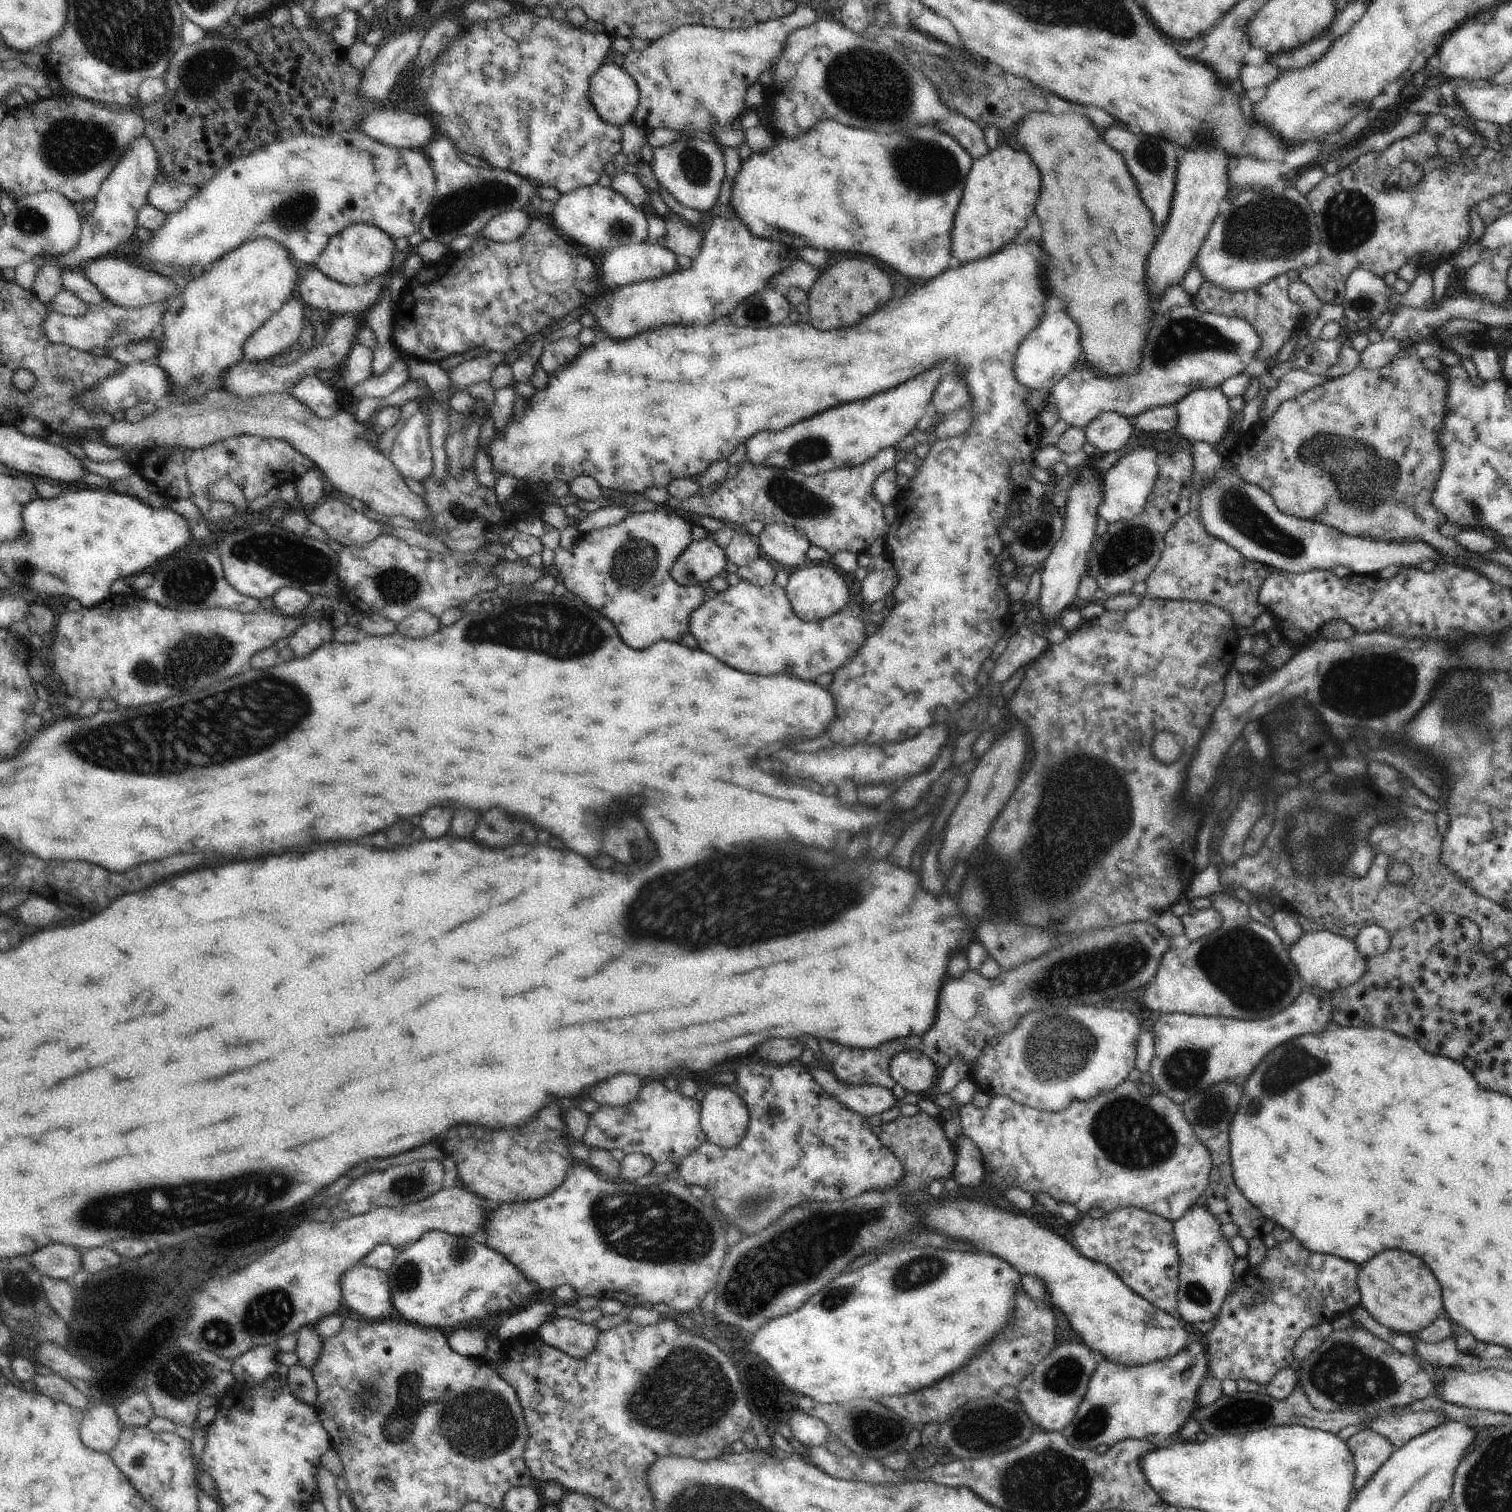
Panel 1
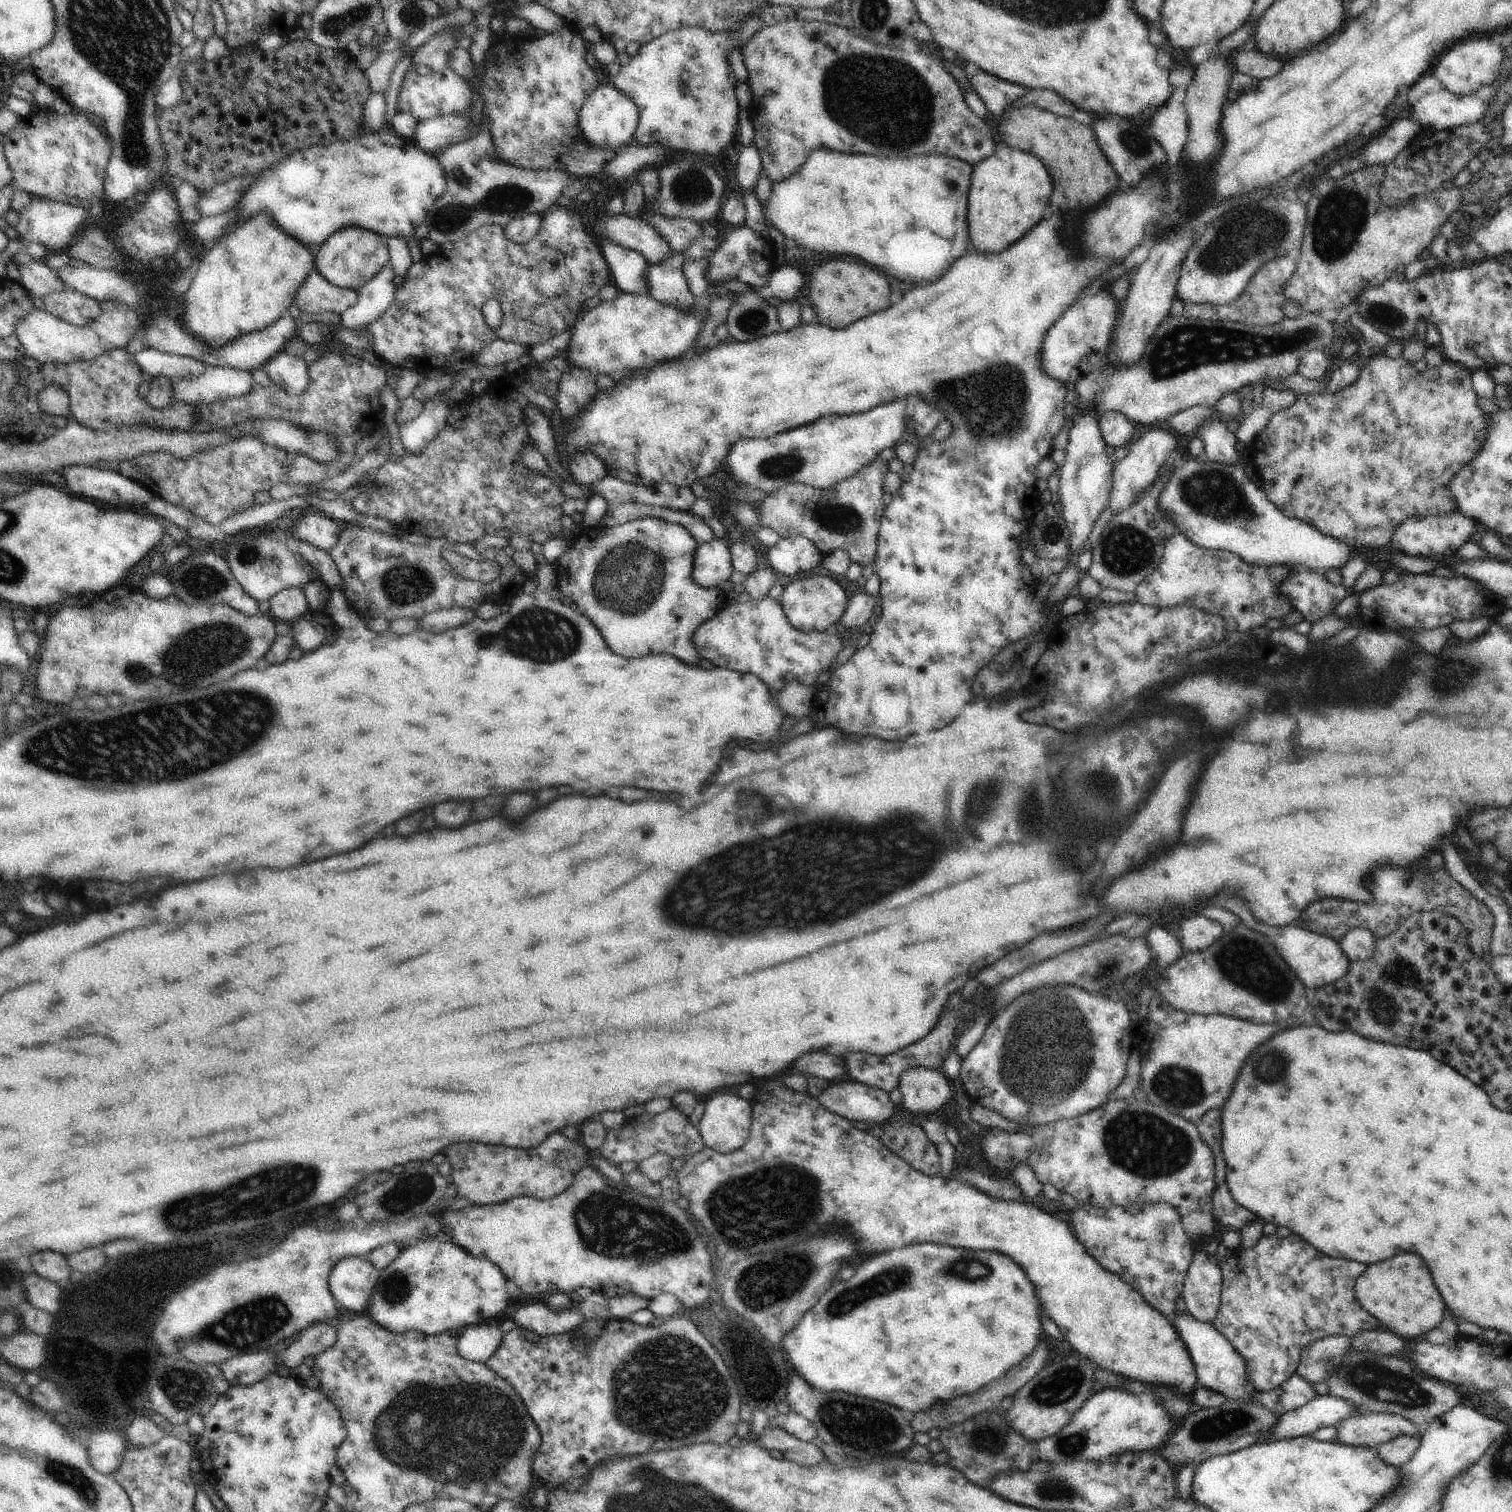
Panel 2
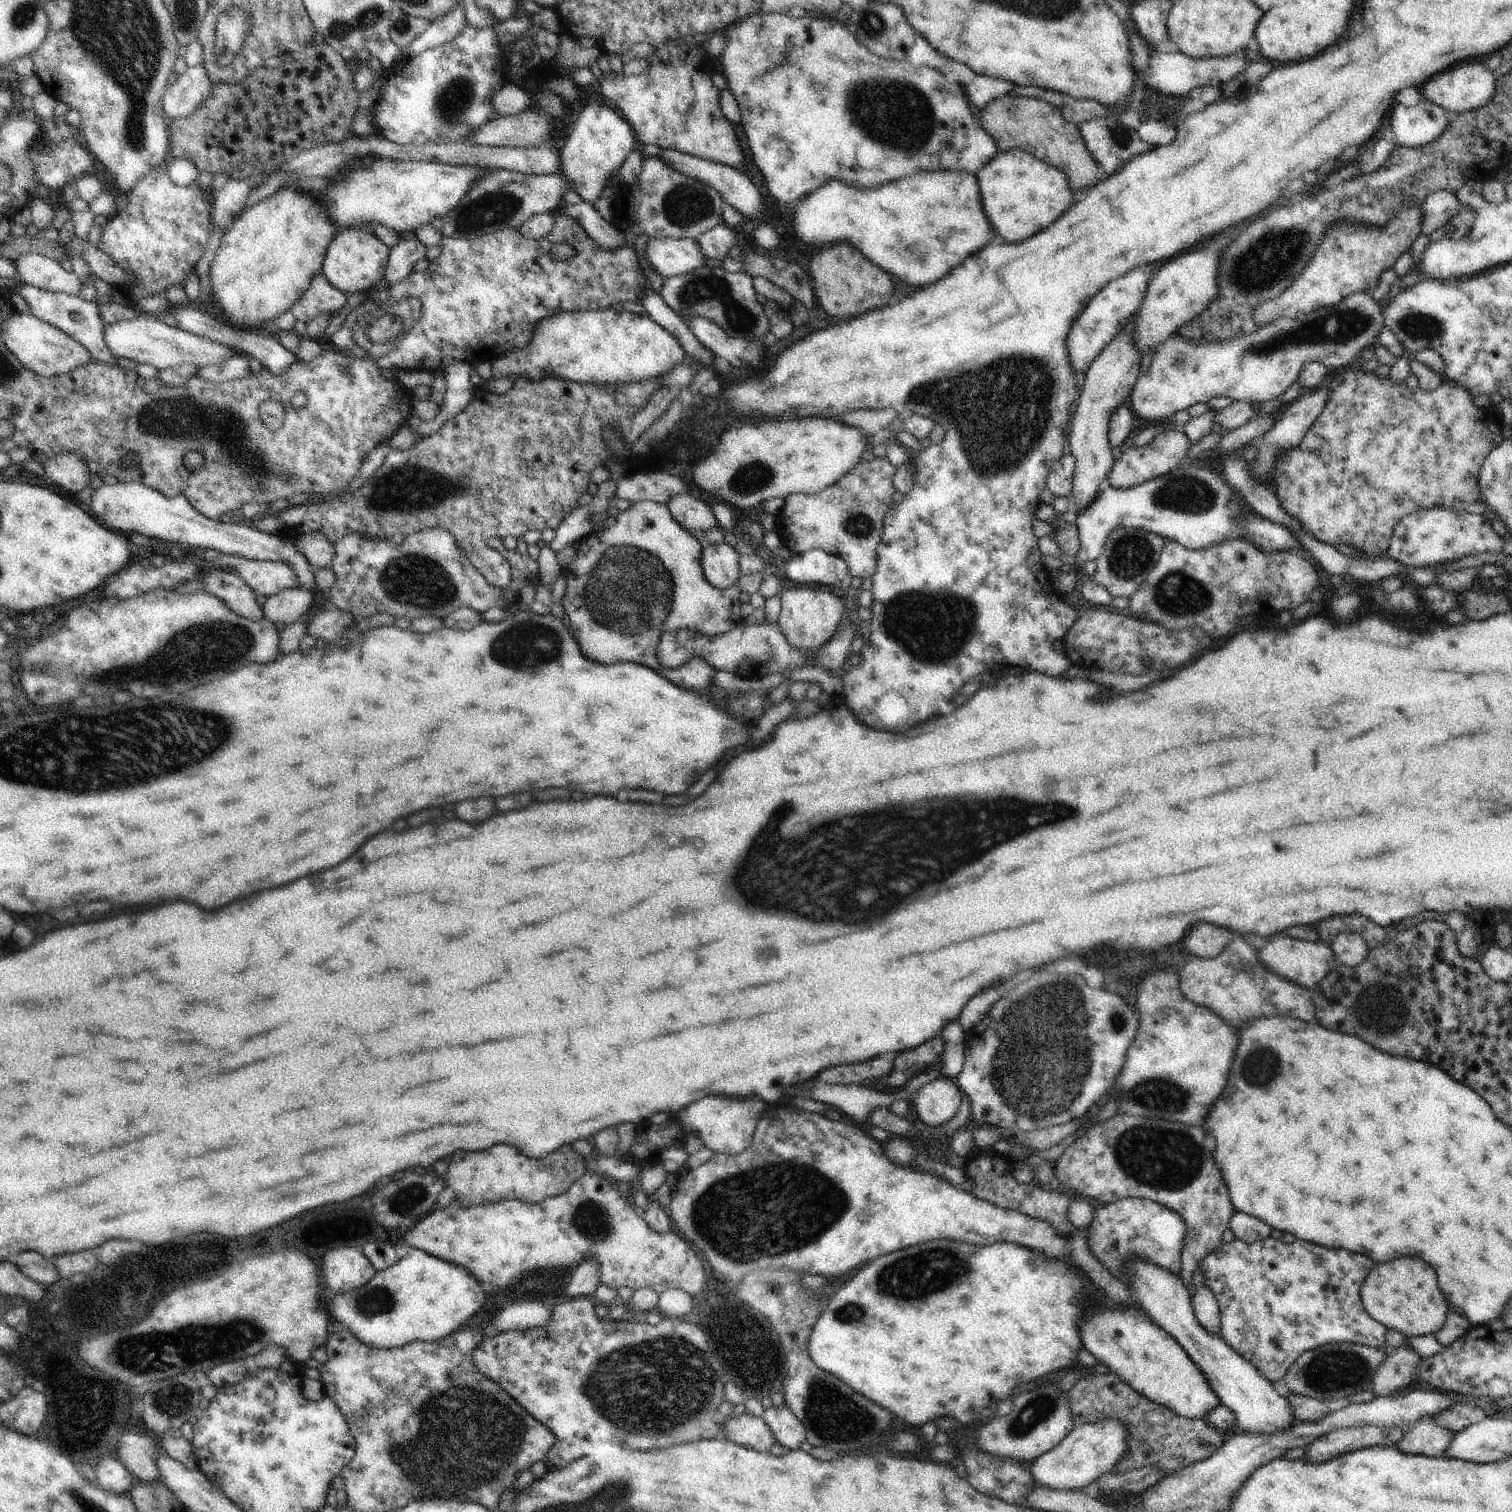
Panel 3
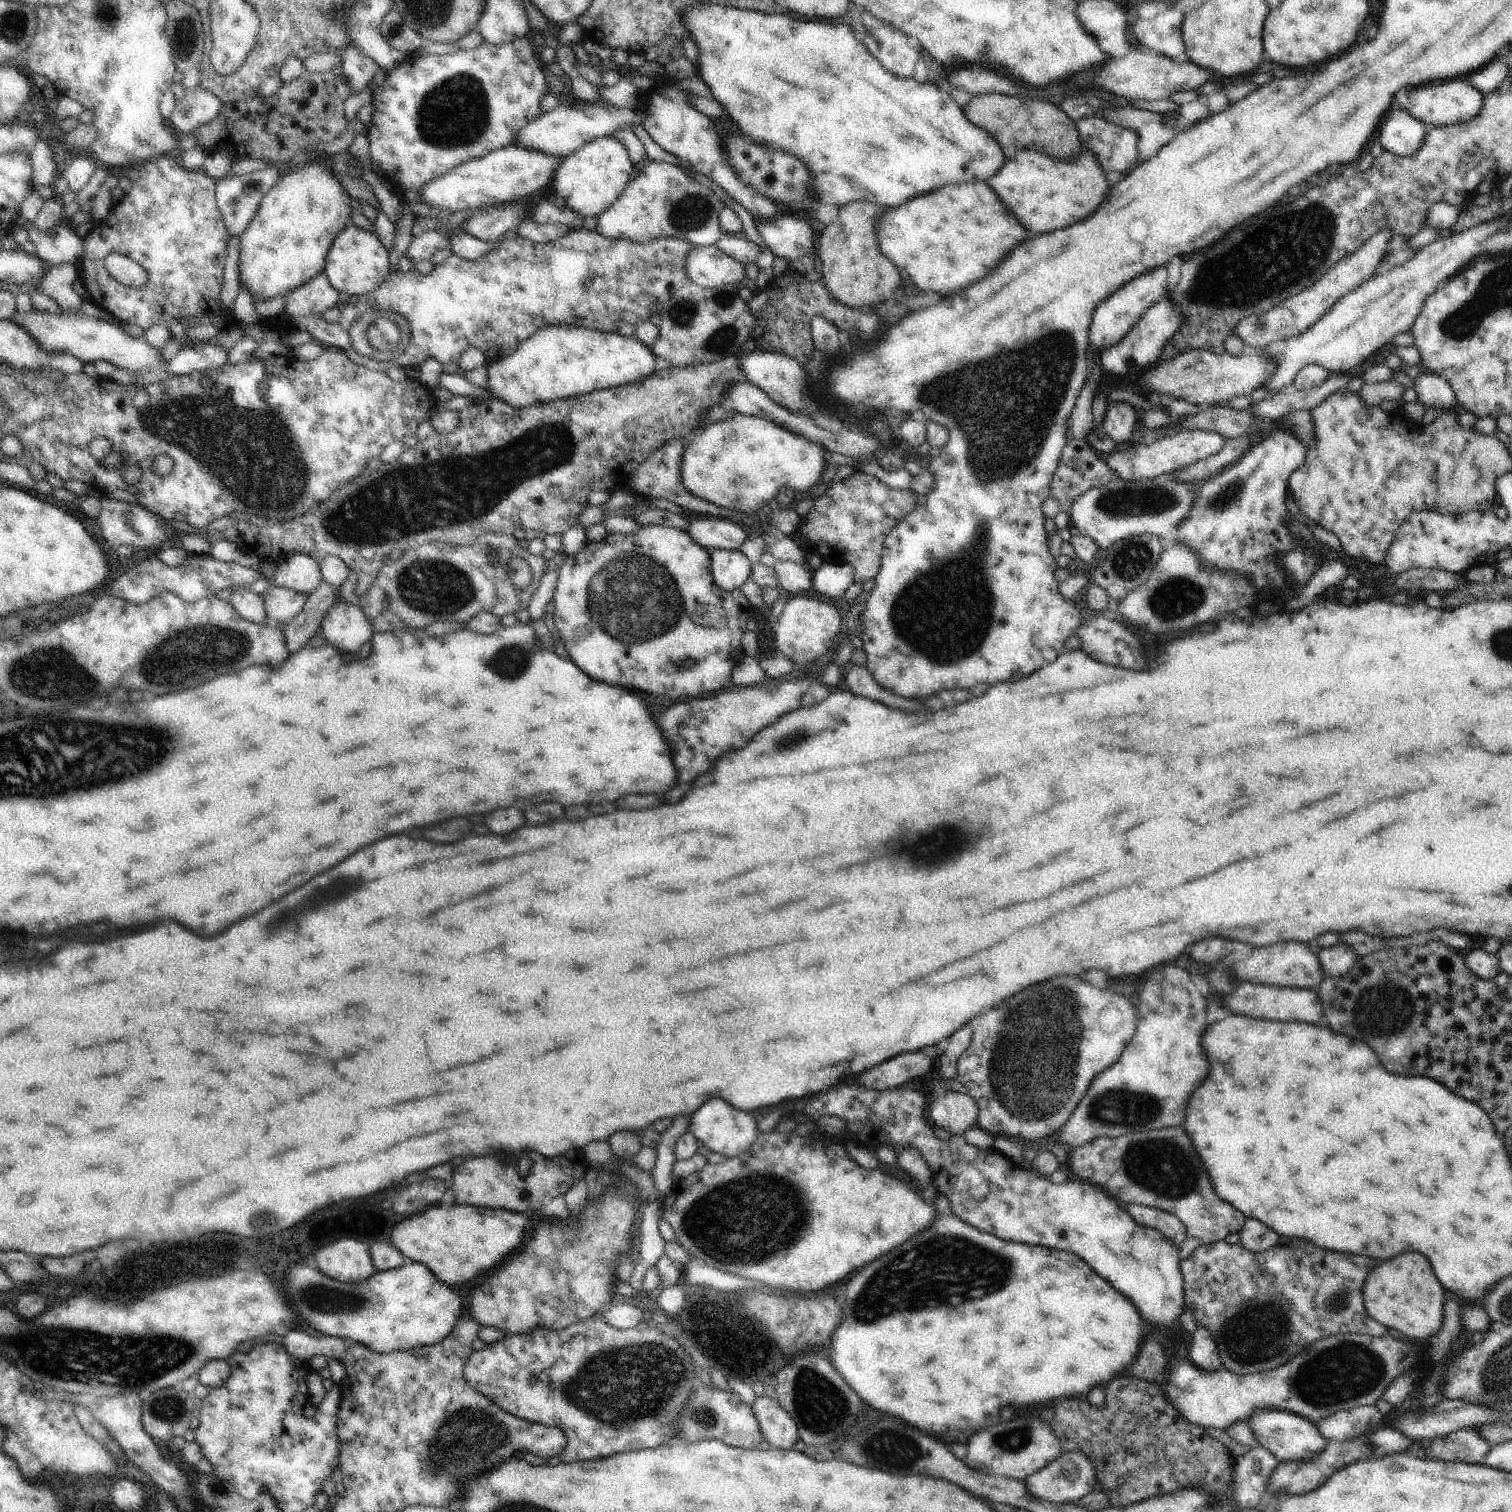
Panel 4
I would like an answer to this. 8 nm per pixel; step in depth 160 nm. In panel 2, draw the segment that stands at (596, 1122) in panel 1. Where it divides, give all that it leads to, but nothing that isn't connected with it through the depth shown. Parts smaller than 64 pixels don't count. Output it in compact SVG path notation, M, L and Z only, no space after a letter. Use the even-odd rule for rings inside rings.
M670 1108L660 1116L642 1114L634 1120L634 1130L610 1130L601 1148L601 1156L612 1165L619 1167L621 1162L634 1160L639 1163L656 1153L666 1153L672 1159L684 1155L695 1155L704 1148L699 1130L694 1128L690 1119L686 1118L678 1108Z

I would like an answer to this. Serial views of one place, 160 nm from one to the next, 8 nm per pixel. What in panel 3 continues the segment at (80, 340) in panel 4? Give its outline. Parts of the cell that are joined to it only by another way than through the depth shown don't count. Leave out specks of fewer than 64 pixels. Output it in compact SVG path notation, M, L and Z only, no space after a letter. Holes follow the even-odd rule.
M141 314L136 319L118 321L114 324L105 323L103 339L109 351L120 359L130 359L141 365L152 365L159 371L167 368L176 368L183 364L194 363L205 367L225 362L233 356L233 352L219 343L190 334L180 326L173 328L158 321L155 317Z

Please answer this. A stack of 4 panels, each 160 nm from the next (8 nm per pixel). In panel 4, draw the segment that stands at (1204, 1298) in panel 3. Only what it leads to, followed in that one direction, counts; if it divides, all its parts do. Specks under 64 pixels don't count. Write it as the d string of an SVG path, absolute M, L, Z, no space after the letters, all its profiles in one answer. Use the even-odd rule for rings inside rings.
M1198 1325L1192 1335L1192 1347L1188 1352L1189 1363L1205 1373L1213 1373L1222 1368L1211 1334Z

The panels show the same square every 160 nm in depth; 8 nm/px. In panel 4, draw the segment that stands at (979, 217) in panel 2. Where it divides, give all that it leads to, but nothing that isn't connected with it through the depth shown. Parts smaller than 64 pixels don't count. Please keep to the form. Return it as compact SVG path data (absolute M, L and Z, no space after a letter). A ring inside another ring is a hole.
M1022 149L987 180L1000 200L1012 208L1016 218L1032 234L1062 230L1092 216L1110 192L1106 172L1098 155L1090 149L1080 151L1073 159L1059 159L1037 150Z

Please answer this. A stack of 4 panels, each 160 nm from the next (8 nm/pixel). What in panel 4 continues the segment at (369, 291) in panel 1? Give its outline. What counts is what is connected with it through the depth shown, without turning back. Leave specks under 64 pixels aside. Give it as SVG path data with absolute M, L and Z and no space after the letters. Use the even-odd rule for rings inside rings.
M321 272L310 282L285 294L285 310L293 317L322 317L327 310L338 304L339 294L330 284L326 273Z

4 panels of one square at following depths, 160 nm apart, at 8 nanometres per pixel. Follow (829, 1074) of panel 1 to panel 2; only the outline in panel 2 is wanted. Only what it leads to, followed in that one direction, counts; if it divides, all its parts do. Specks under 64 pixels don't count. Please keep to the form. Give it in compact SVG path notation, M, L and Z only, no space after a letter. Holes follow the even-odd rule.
M844 1078L819 1094L820 1104L830 1112L860 1126L885 1126L894 1120L894 1103L882 1089Z

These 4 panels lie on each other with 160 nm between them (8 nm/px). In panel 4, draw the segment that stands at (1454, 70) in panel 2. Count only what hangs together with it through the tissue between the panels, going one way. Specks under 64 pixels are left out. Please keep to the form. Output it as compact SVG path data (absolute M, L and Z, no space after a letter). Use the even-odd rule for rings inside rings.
M1456 78L1452 81L1438 81L1426 86L1414 87L1408 94L1410 108L1408 114L1426 127L1434 128L1455 124L1462 124L1472 120L1482 108L1484 96L1476 88L1467 83L1466 78Z

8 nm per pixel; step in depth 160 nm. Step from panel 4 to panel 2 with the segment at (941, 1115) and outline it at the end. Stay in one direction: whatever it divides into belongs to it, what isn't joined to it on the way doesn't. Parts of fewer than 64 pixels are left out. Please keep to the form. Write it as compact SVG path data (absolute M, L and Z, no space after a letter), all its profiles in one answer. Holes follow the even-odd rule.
M908 1069L899 1080L904 1106L914 1114L929 1116L954 1098L953 1087L936 1069Z

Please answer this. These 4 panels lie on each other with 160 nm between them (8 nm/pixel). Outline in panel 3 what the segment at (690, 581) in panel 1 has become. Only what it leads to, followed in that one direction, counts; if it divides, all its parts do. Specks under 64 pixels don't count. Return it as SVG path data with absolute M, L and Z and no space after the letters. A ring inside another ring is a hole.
M726 543L710 544L703 549L701 563L706 580L717 589L736 586L742 576L740 555Z

